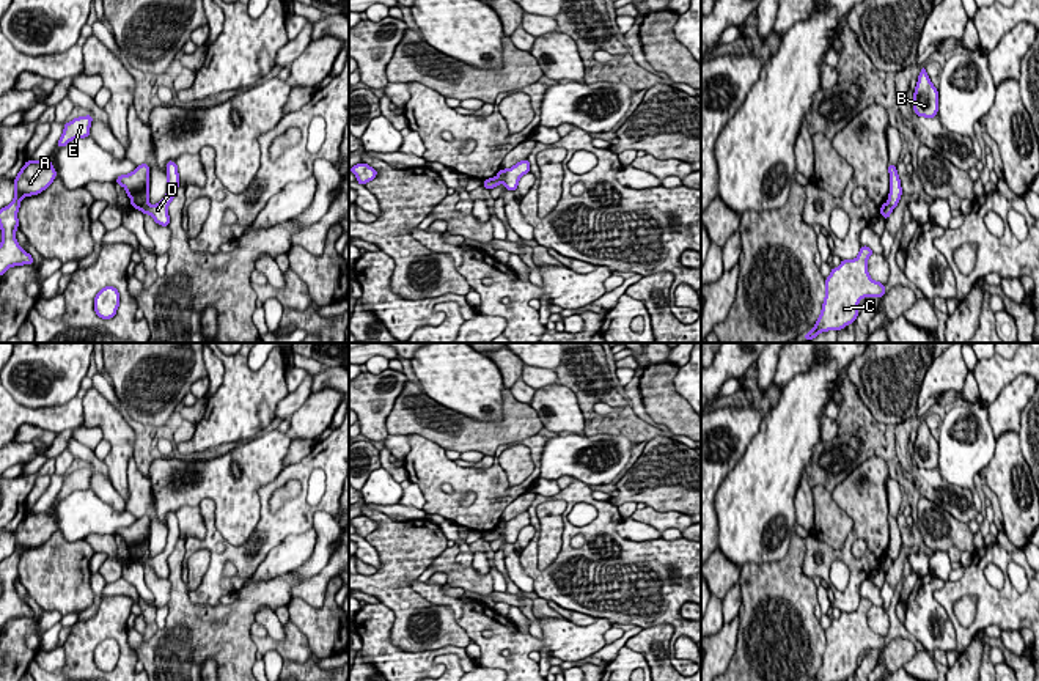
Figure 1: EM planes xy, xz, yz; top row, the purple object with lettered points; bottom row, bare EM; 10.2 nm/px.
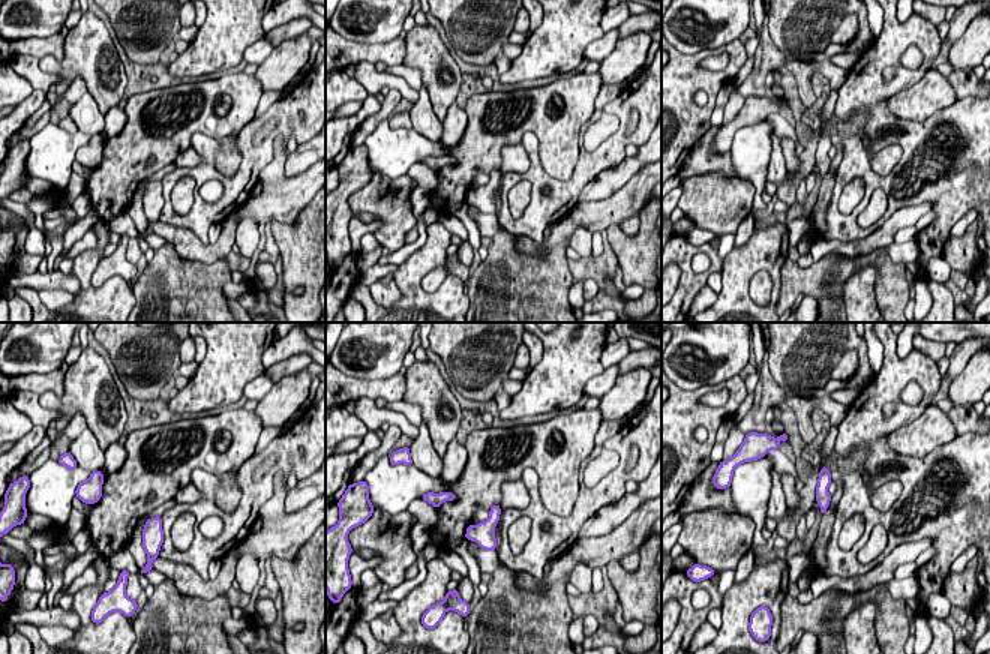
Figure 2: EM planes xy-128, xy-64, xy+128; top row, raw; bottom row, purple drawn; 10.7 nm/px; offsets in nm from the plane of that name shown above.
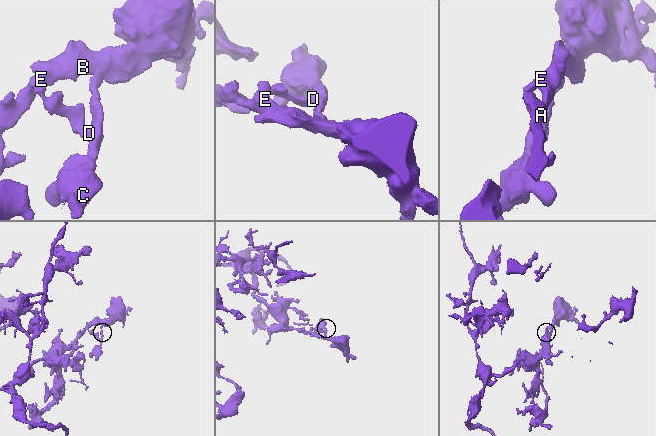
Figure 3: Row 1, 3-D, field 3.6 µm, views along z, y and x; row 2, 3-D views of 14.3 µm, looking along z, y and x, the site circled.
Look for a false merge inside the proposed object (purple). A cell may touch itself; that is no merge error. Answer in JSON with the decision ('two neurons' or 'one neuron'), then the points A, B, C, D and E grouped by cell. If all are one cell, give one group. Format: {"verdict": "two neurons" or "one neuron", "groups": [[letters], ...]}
{"verdict": "two neurons", "groups": [["A", "B", "E"], ["C", "D"]]}

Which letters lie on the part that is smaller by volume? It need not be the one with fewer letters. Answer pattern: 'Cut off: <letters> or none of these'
Cut off: C, D

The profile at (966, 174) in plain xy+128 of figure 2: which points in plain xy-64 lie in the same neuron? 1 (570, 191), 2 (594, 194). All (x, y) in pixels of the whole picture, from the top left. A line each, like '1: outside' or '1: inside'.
1: inside
2: outside

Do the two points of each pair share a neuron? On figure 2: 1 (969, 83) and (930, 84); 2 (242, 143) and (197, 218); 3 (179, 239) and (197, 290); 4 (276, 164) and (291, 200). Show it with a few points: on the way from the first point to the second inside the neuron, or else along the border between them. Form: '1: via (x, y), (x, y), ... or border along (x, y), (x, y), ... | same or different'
1: border along (945, 77), (959, 98) | different
2: via (248, 165), (245, 179), (219, 209) | same
3: border along (167, 240), (182, 257), (194, 261) | different
4: via (276, 173), (276, 185), (282, 191) | same

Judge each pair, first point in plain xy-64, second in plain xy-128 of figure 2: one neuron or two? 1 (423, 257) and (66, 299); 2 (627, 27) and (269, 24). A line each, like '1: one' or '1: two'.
1: two
2: two

